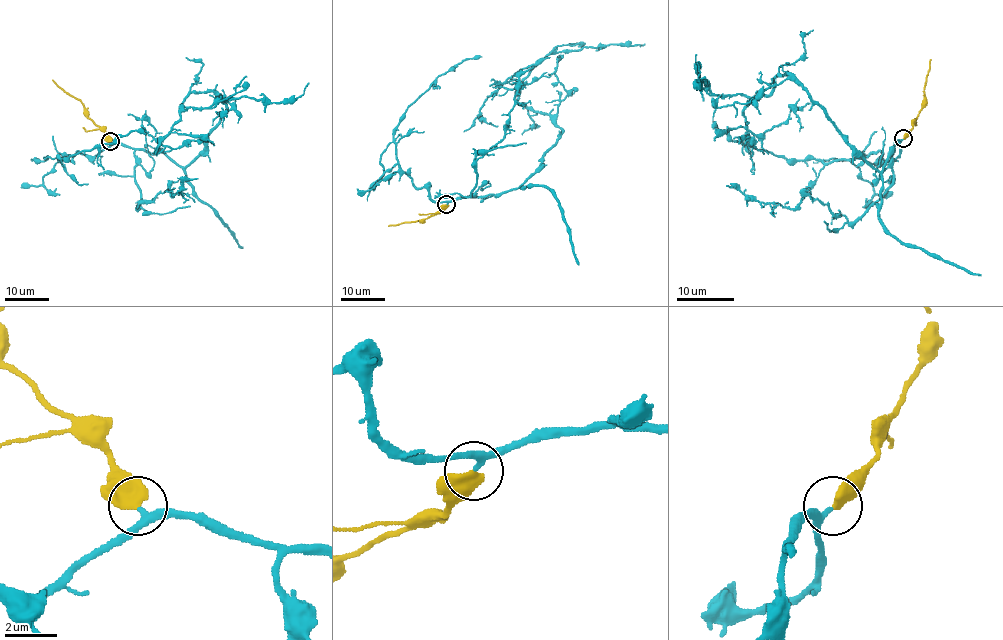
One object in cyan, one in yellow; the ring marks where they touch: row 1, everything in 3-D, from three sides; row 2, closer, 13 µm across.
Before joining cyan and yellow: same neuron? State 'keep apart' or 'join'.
join

